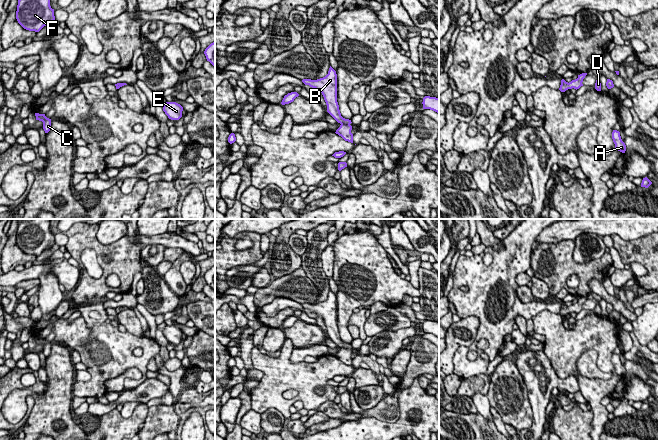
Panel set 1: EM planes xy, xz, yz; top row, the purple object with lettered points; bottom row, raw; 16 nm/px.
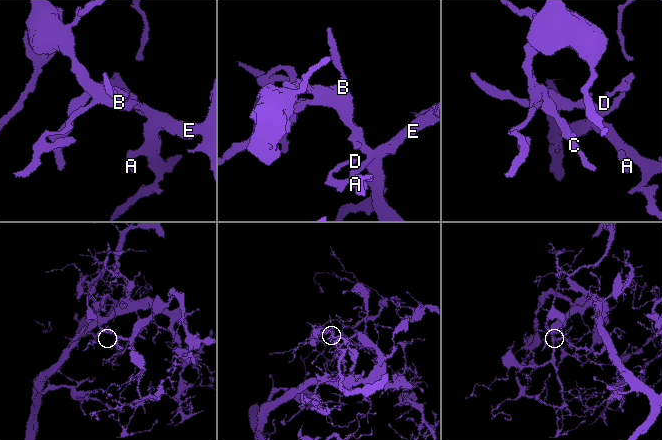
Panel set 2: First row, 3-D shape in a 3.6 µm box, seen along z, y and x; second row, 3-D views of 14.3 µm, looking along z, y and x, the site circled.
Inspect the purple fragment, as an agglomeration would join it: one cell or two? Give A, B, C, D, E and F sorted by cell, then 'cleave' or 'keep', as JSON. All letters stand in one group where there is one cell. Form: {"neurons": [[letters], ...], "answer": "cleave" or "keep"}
{"neurons": [["A", "B", "C", "D", "E", "F"]], "answer": "keep"}

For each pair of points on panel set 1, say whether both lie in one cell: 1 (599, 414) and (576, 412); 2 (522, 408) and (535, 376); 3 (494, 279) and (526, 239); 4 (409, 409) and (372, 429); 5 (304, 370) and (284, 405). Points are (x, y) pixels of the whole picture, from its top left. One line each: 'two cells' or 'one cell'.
1: two cells
2: two cells
3: one cell
4: one cell
5: one cell

